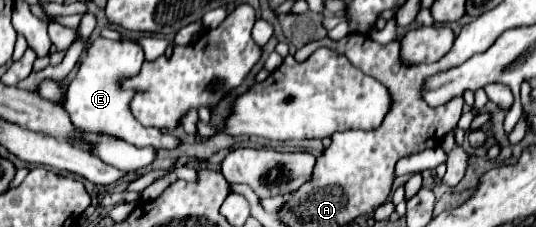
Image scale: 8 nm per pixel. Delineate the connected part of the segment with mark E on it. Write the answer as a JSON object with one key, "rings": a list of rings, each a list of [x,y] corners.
{"rings":[[[96,39],[86,57],[82,59],[78,67],[76,79],[70,83],[66,93],[66,105],[64,109],[70,113],[72,123],[86,133],[108,133],[114,135],[126,143],[138,145],[138,147],[154,147],[154,149],[176,149],[180,147],[180,139],[172,133],[158,131],[156,127],[142,127],[134,115],[130,113],[130,99],[134,91],[122,91],[120,81],[126,77],[138,75],[140,67],[144,63],[144,51],[134,41],[110,41],[110,39]]]}

